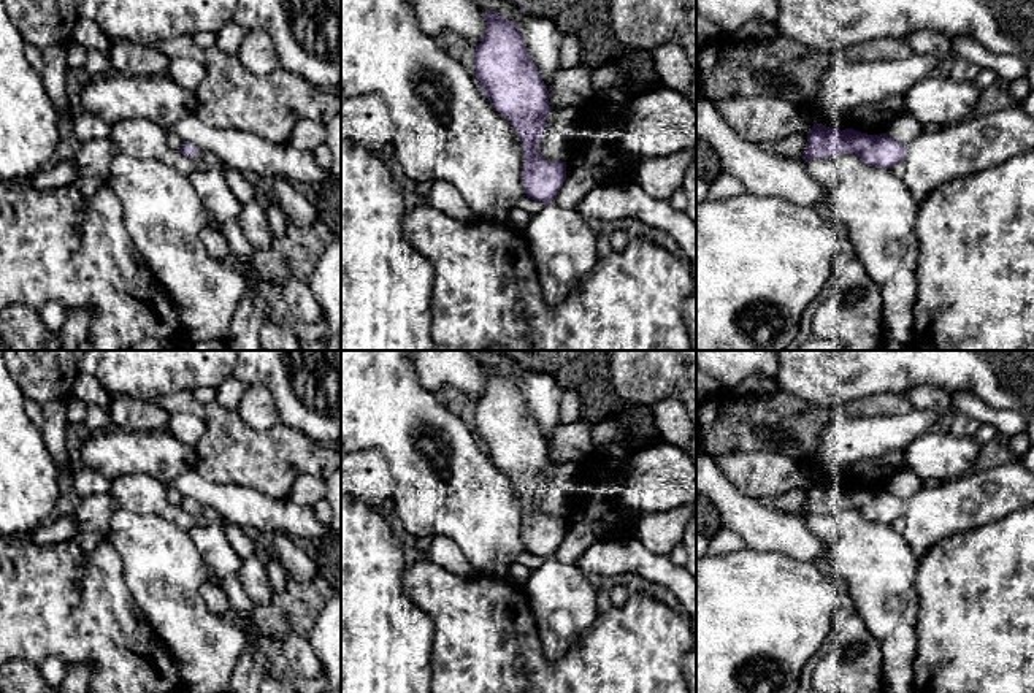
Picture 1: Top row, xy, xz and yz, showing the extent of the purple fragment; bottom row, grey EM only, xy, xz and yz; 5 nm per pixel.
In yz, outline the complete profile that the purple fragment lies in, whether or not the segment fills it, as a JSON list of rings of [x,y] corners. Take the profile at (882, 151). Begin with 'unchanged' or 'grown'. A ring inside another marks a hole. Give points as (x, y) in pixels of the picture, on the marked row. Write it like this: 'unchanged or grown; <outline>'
grown; [[[1017,103],[983,116],[921,135],[904,146],[887,133],[867,135],[853,128],[814,124],[807,132],[804,163],[837,154],[855,154],[867,167],[891,168],[906,162],[904,184],[920,205],[940,186],[994,167],[1034,149],[1034,117]]]

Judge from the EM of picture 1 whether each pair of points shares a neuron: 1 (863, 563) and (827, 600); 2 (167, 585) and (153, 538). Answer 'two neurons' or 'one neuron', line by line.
1: two neurons
2: one neuron

